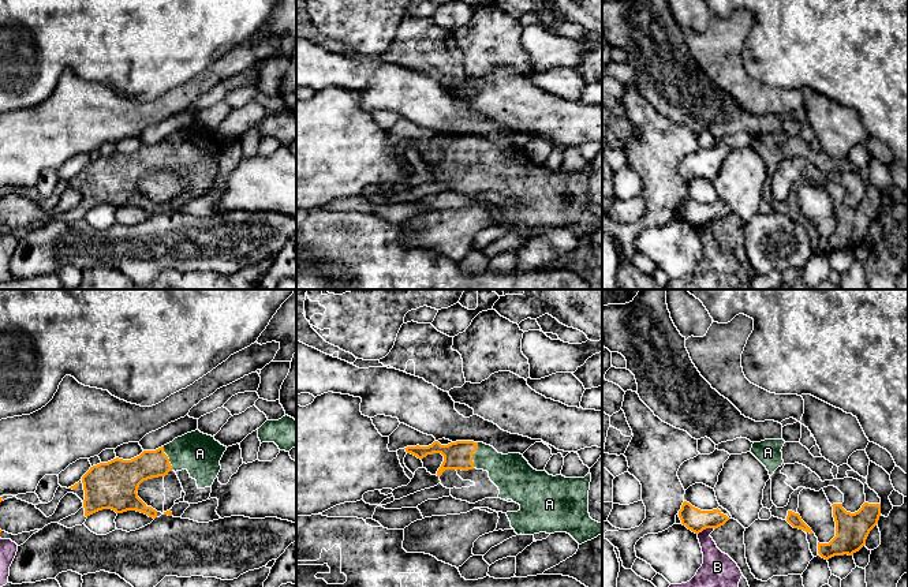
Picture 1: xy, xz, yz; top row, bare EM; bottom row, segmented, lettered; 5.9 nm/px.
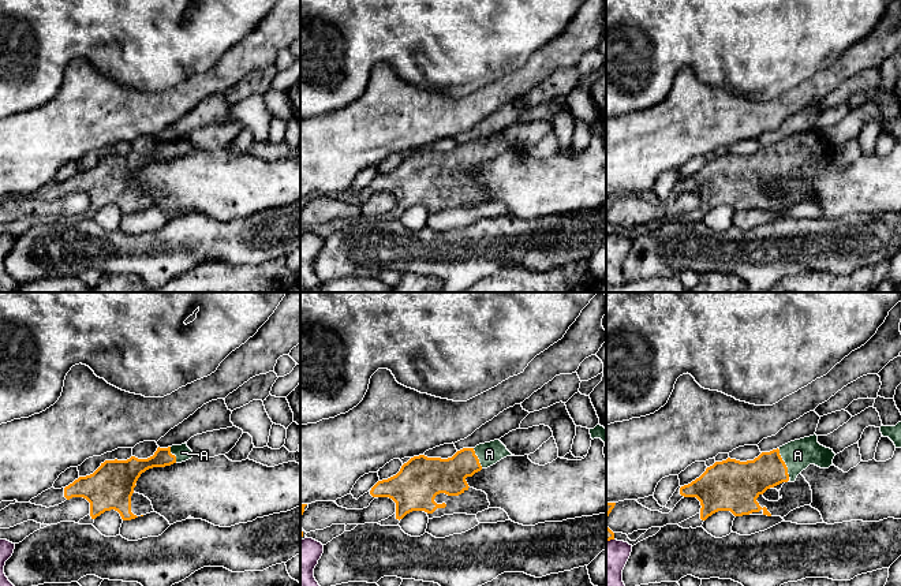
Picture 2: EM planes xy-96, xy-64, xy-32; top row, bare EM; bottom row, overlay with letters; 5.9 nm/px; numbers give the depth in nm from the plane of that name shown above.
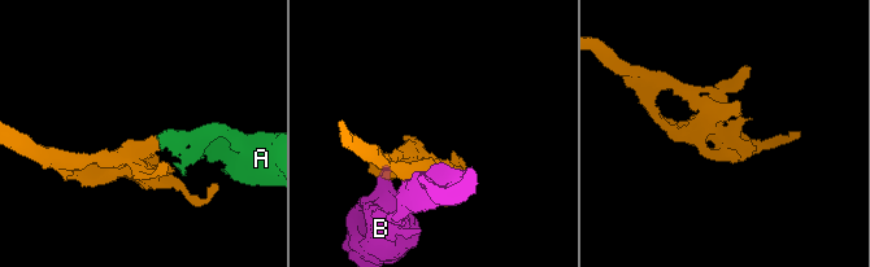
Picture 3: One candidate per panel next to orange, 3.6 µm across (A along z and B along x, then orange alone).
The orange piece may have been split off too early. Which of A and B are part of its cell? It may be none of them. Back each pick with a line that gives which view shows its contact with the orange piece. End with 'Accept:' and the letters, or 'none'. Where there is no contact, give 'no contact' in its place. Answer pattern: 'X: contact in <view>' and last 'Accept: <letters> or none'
A: contact in xz
Accept: A

